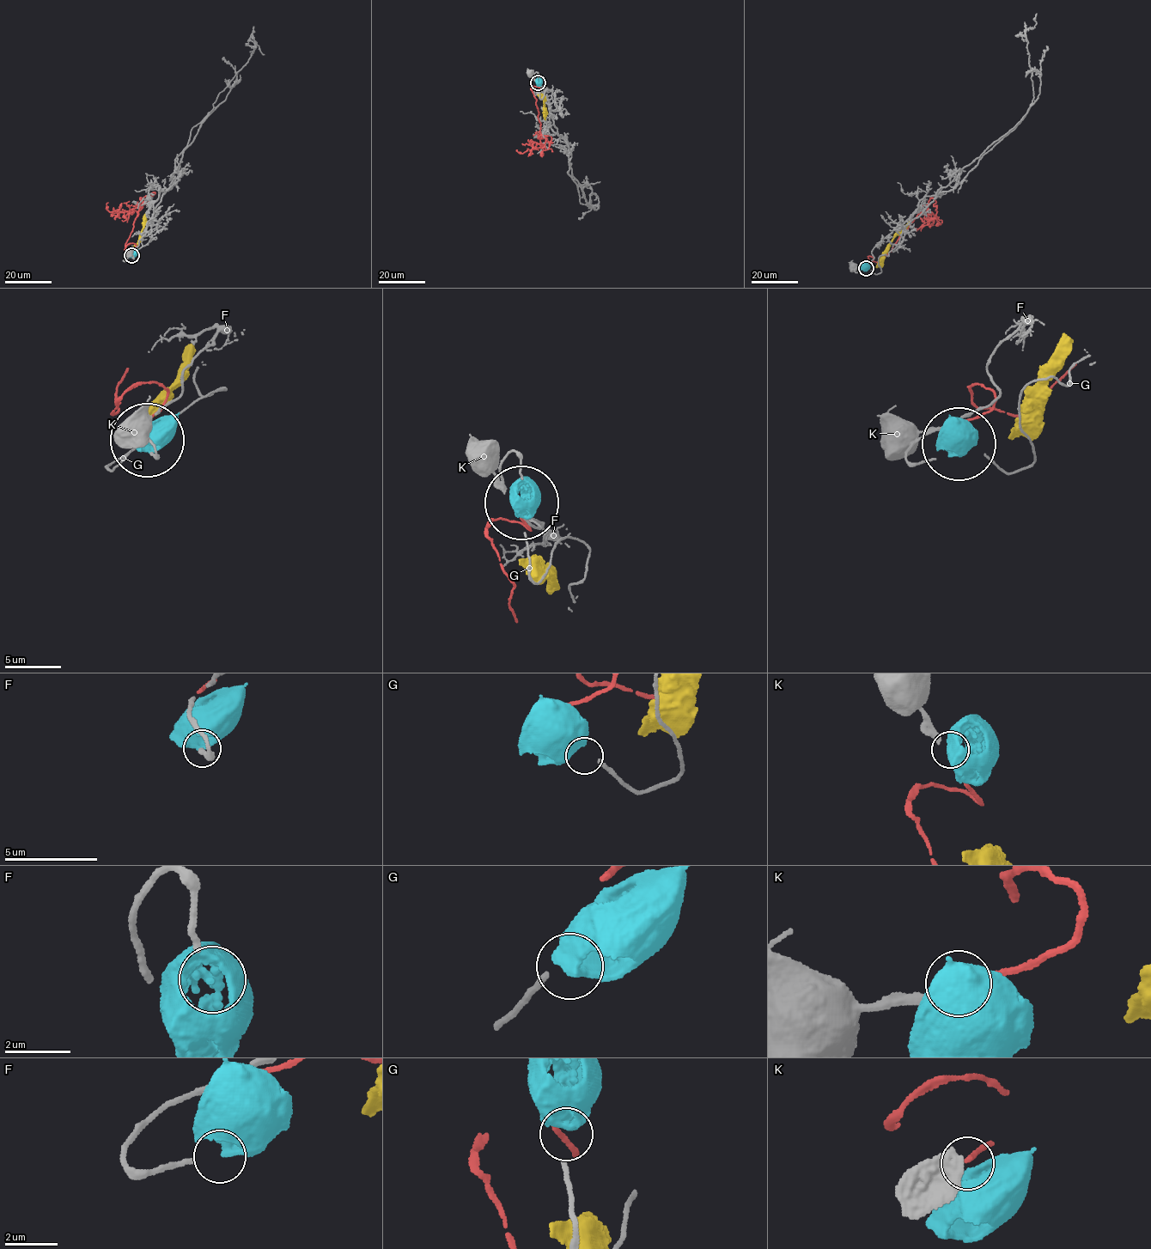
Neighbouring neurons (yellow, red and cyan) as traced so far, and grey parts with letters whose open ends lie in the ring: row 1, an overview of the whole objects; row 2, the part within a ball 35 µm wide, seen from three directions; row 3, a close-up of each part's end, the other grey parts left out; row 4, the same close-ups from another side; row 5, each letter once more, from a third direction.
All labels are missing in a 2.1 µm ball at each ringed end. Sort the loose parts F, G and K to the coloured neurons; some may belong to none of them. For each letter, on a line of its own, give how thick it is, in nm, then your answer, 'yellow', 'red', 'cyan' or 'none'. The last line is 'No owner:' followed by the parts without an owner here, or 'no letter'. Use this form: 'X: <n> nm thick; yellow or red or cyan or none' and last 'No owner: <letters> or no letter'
F: 180 nm thick; none
G: 180 nm thick; cyan
K: 260 nm thick; red
No owner: F

